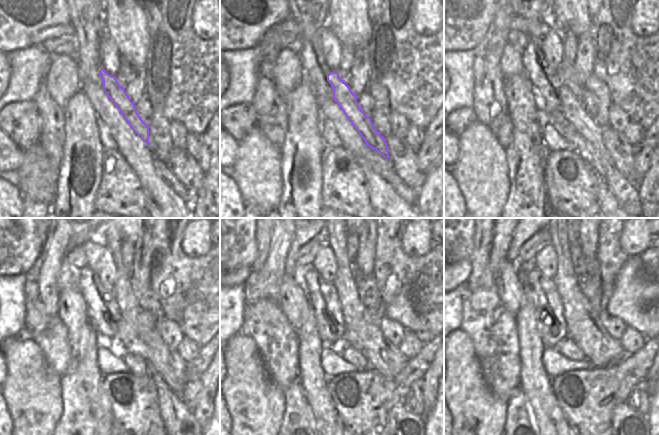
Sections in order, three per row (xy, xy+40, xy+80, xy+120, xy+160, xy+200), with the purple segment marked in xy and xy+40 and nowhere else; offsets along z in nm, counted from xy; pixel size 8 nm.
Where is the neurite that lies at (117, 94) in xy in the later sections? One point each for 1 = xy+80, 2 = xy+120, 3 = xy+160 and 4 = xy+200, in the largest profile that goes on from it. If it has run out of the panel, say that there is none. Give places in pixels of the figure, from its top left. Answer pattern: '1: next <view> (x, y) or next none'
1: next xy+80 (627, 195)
2: next xy+120 (178, 420)
3: next xy+160 (401, 421)
4: next xy+200 (625, 421)

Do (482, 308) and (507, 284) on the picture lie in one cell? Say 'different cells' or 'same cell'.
different cells

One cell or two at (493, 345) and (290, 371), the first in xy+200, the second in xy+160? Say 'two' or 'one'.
one

